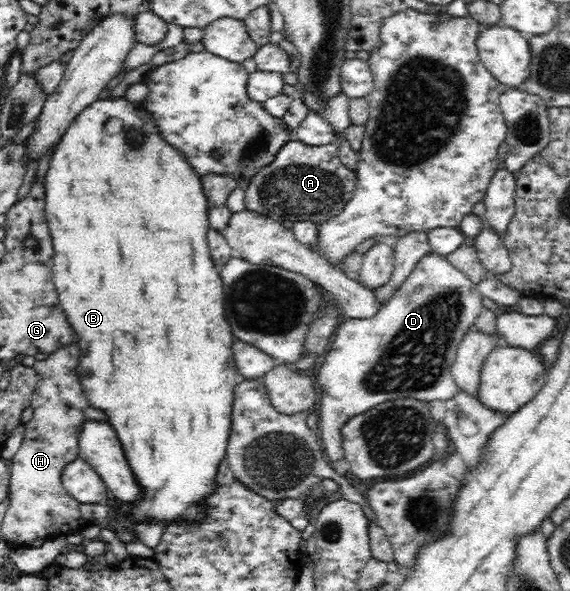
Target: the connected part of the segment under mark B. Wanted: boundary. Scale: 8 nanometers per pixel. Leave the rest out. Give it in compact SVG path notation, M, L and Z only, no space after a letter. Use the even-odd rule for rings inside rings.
M126 98L99 99L84 108L75 117L67 128L50 158L49 168L43 180L45 188L45 216L49 228L53 249L53 268L51 269L52 280L57 290L59 301L66 313L73 332L78 333L77 346L81 349L81 359L77 372L80 373L80 381L88 393L89 400L94 408L100 409L108 415L108 423L113 425L121 440L122 448L125 449L130 467L134 475L140 481L144 489L142 504L129 505L130 512L127 514L134 518L134 524L138 521L148 523L170 524L175 518L194 518L199 516L199 507L196 502L202 501L207 494L213 493L218 486L215 485L215 476L223 458L226 458L227 444L231 431L231 408L234 400L234 387L243 381L244 376L236 368L231 349L234 346L230 323L225 315L225 288L221 273L214 264L207 232L210 228L209 210L210 203L204 195L200 175L194 171L193 165L186 160L186 155L174 146L170 146L156 126L156 121L150 118L143 104L128 102ZM108 120L120 120L120 132L108 134L106 122Z

